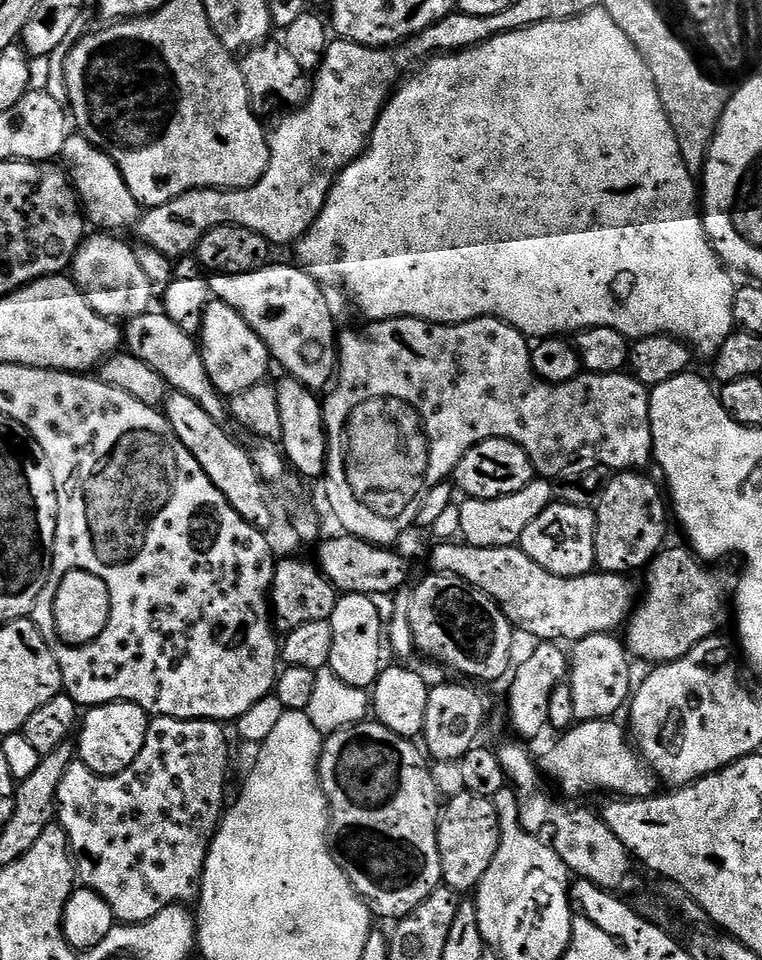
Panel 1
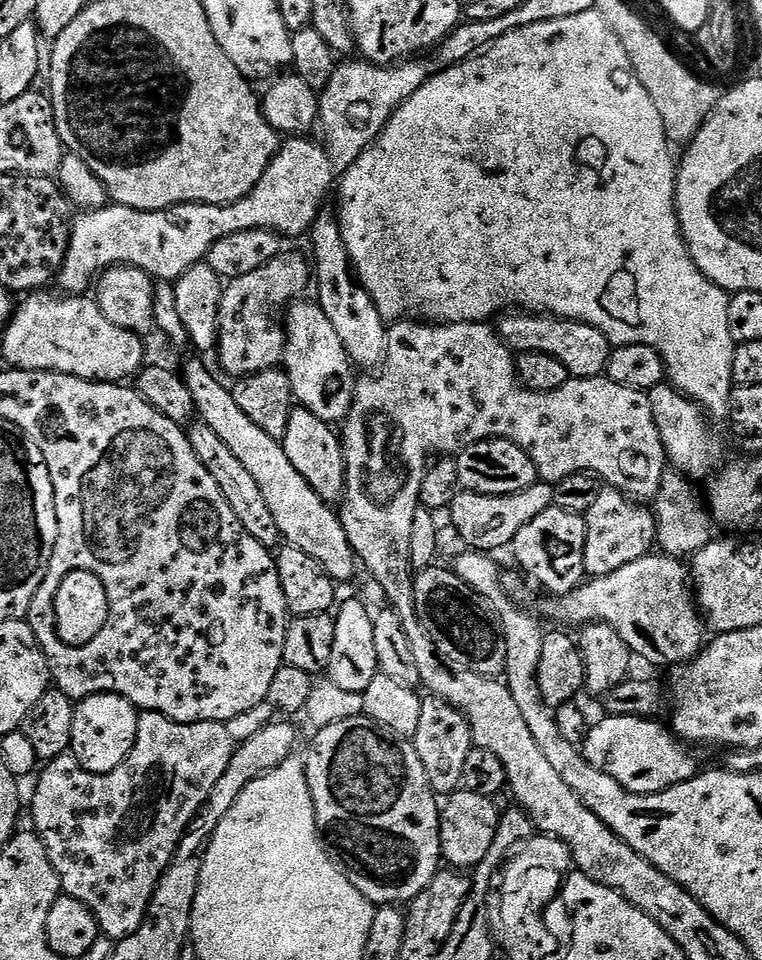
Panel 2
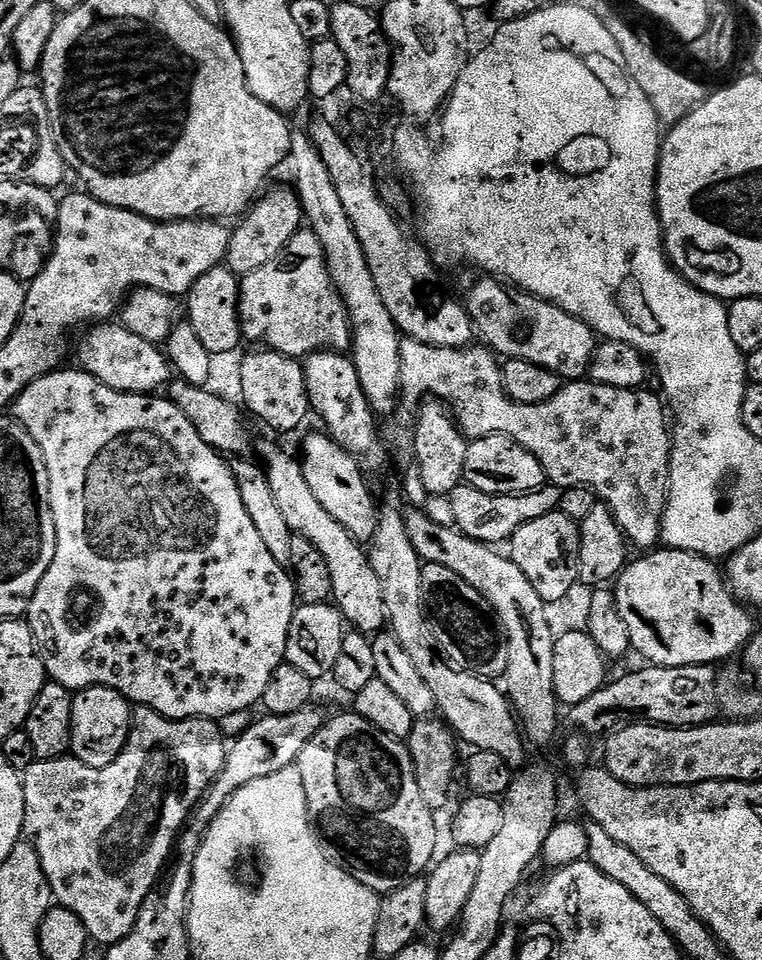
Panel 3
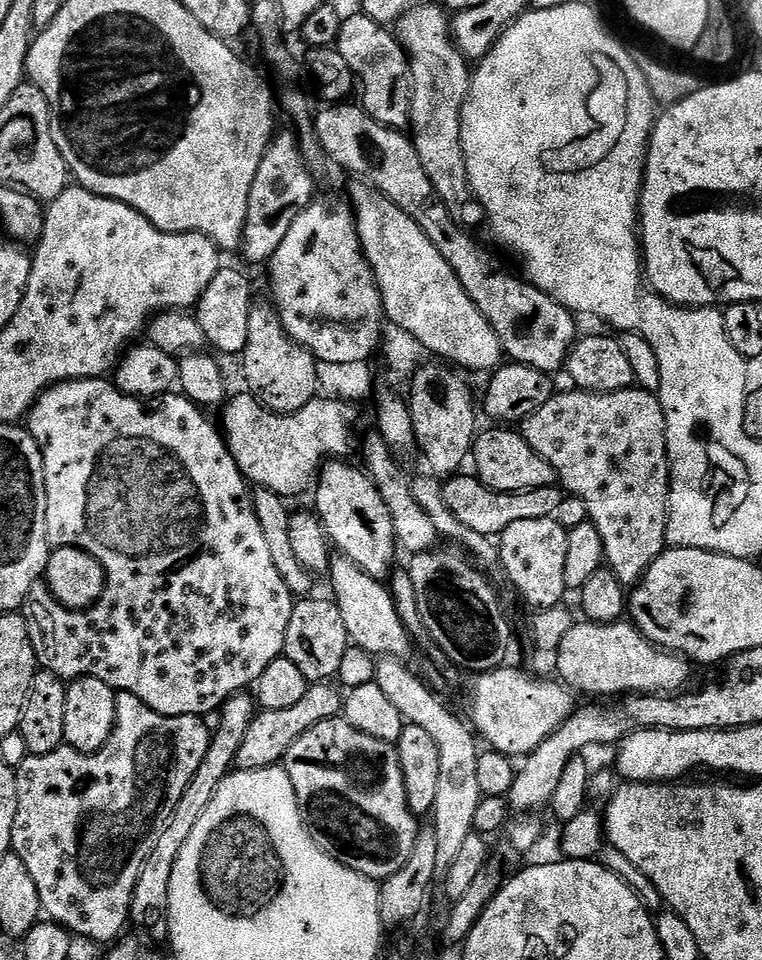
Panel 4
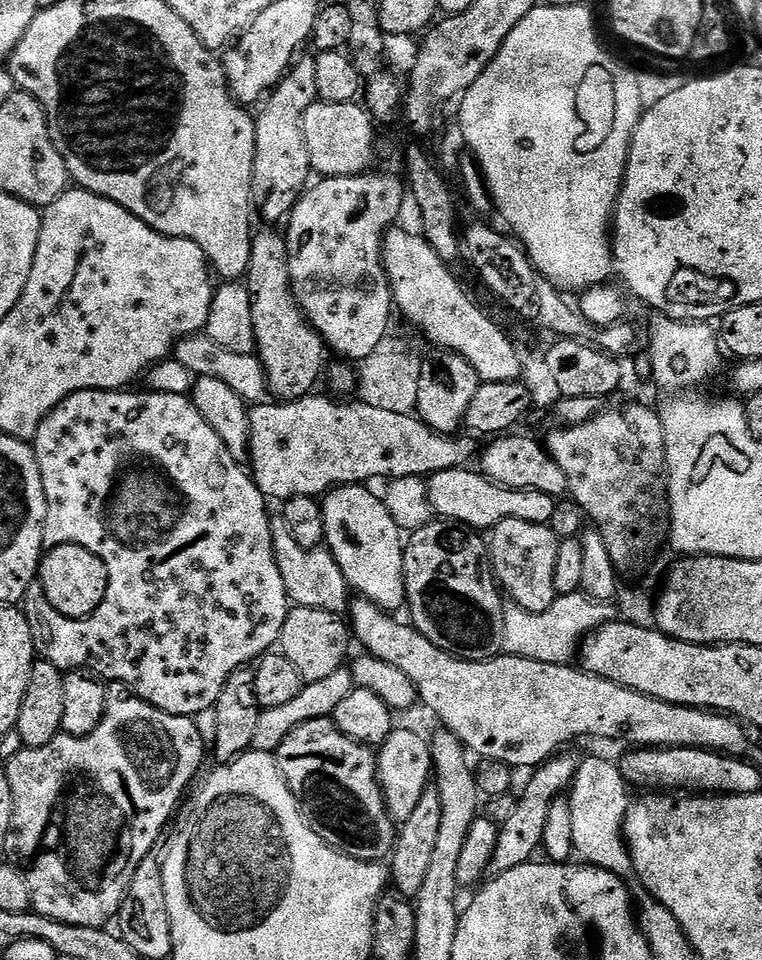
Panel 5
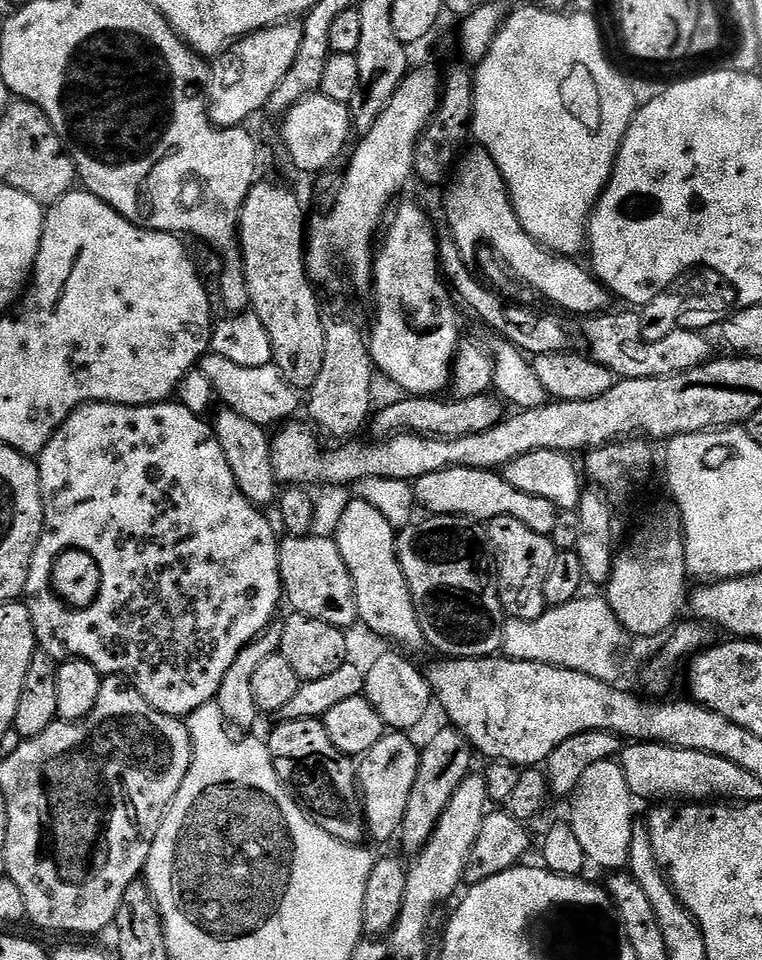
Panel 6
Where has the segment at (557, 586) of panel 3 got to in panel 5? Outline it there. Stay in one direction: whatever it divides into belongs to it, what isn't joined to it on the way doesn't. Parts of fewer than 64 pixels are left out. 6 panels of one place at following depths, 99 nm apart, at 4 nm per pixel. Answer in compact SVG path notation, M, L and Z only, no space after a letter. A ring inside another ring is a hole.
M506 518L498 522L490 532L490 559L503 595L528 612L550 610L557 598L554 590L554 566L558 563L560 542L560 537L546 524L522 522L518 518Z

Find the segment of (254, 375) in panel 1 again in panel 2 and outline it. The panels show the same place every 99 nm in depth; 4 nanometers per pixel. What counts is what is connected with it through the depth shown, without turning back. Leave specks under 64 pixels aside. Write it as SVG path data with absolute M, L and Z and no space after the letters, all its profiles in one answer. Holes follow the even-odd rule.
M281 251L262 270L242 274L242 278L227 281L220 307L220 364L232 378L253 376L271 368L280 368L286 347L286 328L274 317L285 311L294 300L301 299L313 279L307 255L300 252Z

